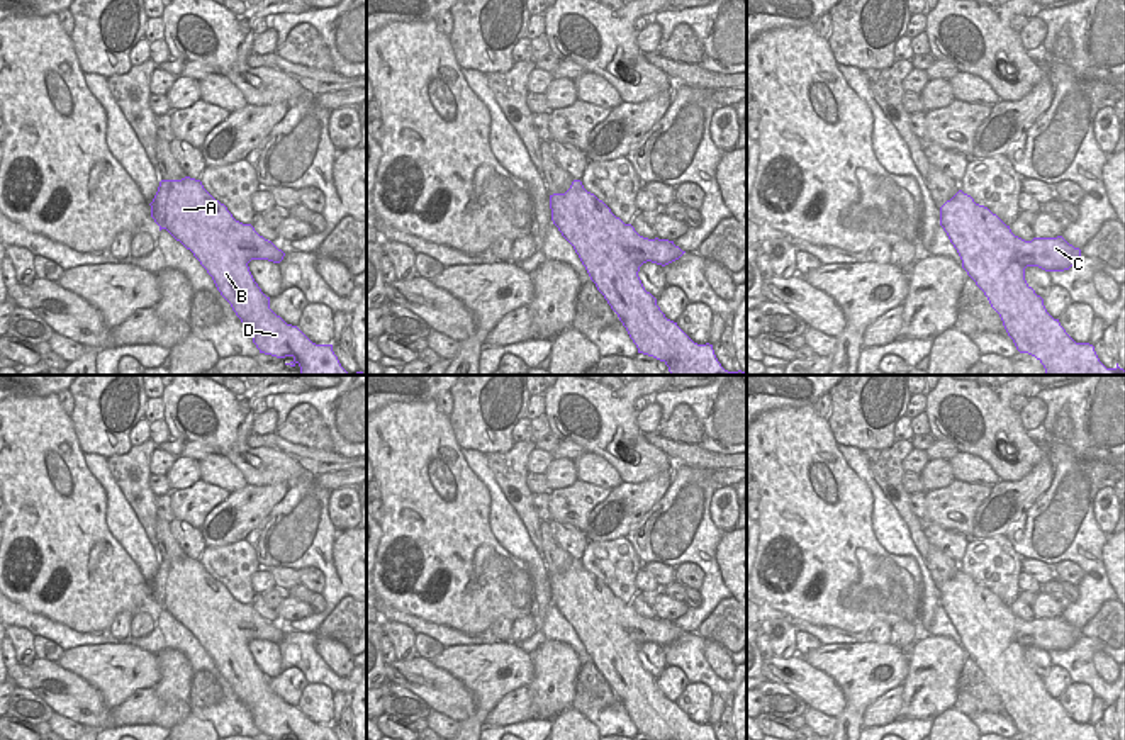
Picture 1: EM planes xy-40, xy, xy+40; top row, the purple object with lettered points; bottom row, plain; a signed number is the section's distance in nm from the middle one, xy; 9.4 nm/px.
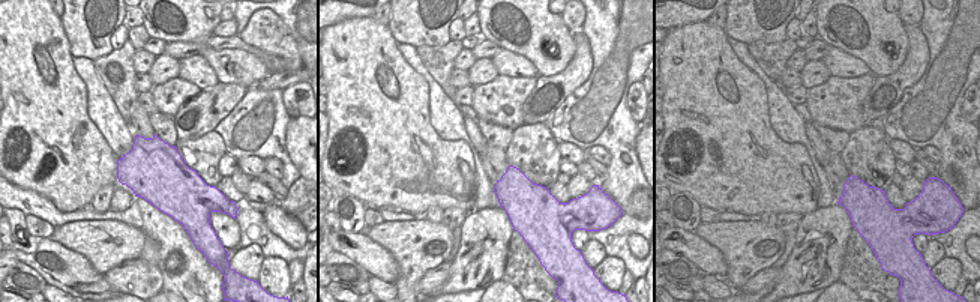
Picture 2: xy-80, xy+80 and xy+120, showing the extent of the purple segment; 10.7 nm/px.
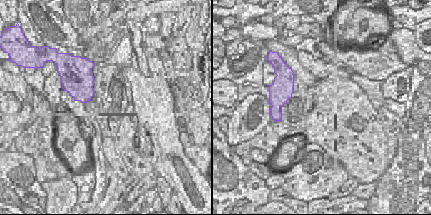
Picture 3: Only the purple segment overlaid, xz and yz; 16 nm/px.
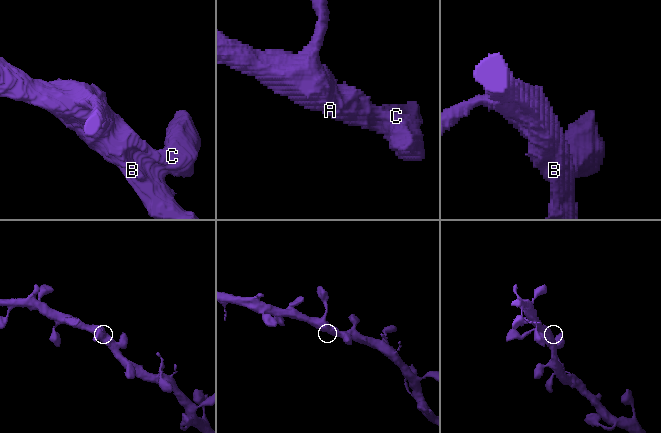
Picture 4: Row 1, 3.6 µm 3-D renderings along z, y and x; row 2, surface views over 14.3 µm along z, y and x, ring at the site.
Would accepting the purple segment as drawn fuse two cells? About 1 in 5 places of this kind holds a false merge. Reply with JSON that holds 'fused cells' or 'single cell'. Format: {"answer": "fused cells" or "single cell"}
{"answer": "single cell"}

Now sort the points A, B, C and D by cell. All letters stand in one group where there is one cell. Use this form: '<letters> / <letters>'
A B C D

